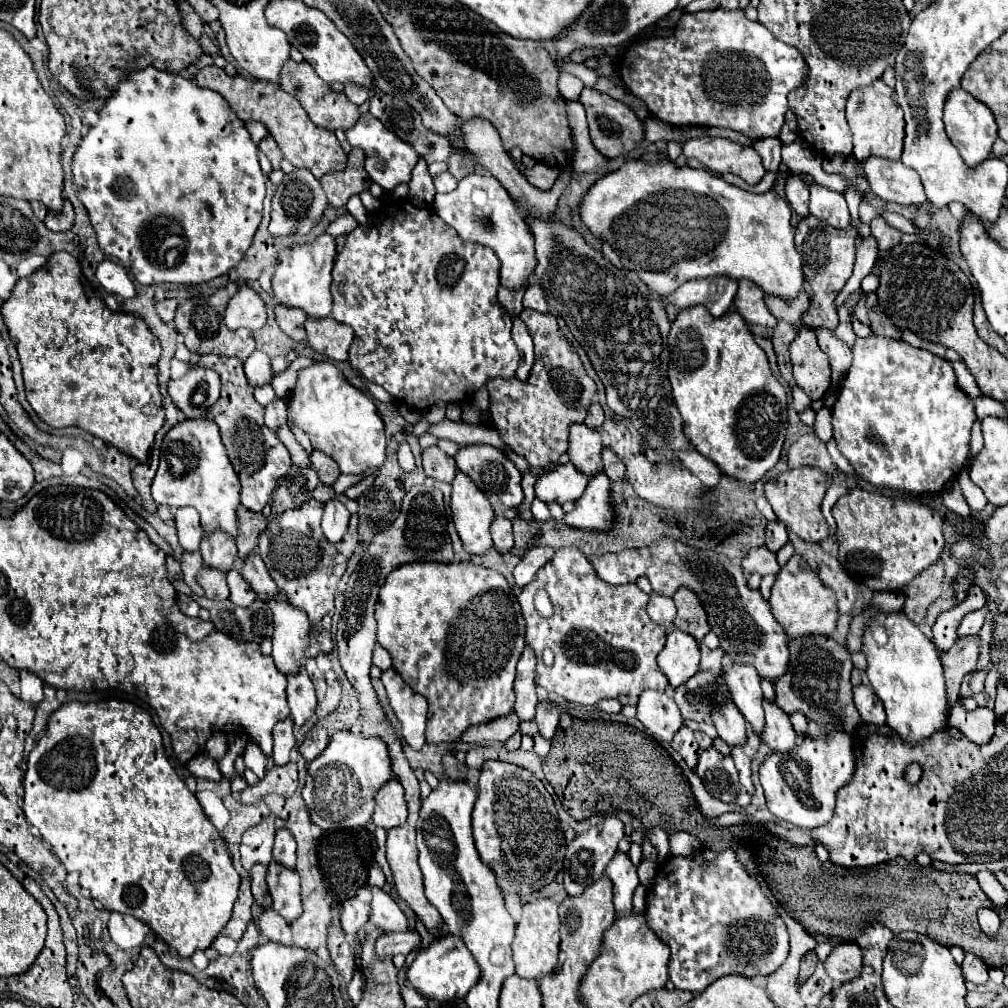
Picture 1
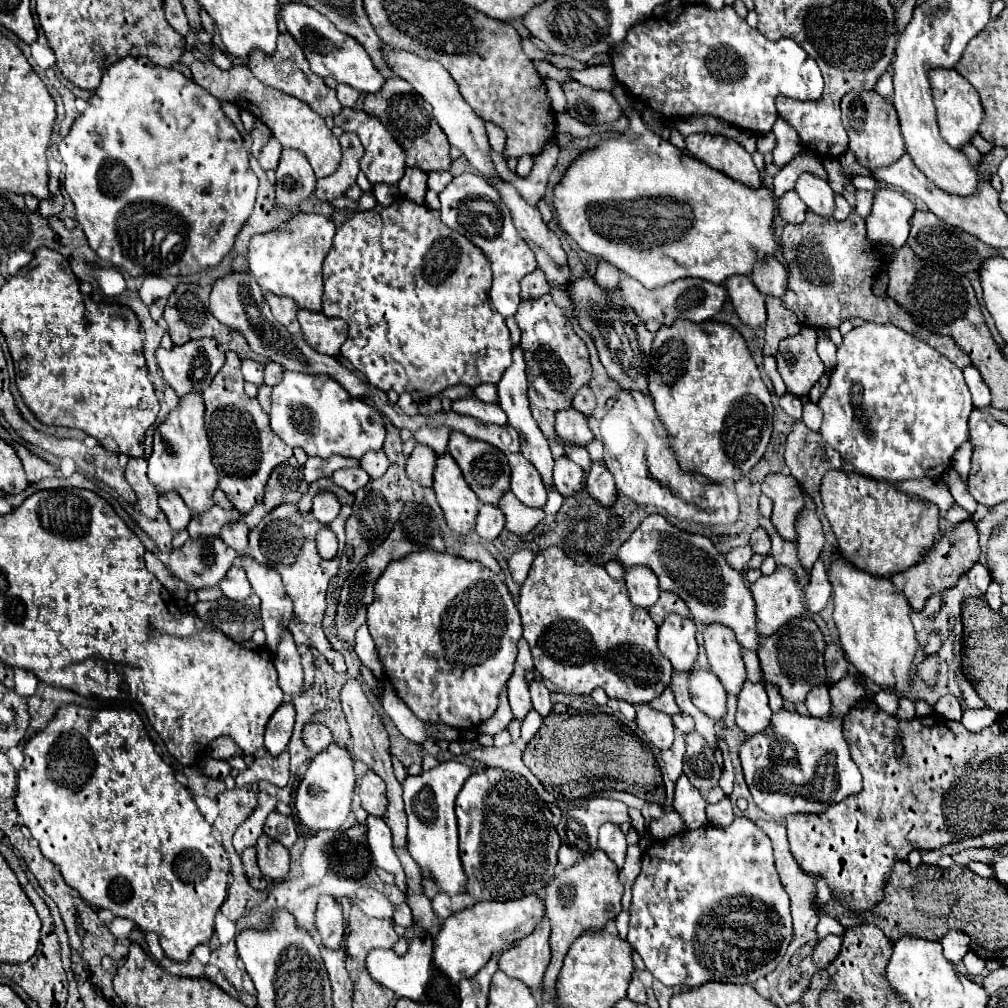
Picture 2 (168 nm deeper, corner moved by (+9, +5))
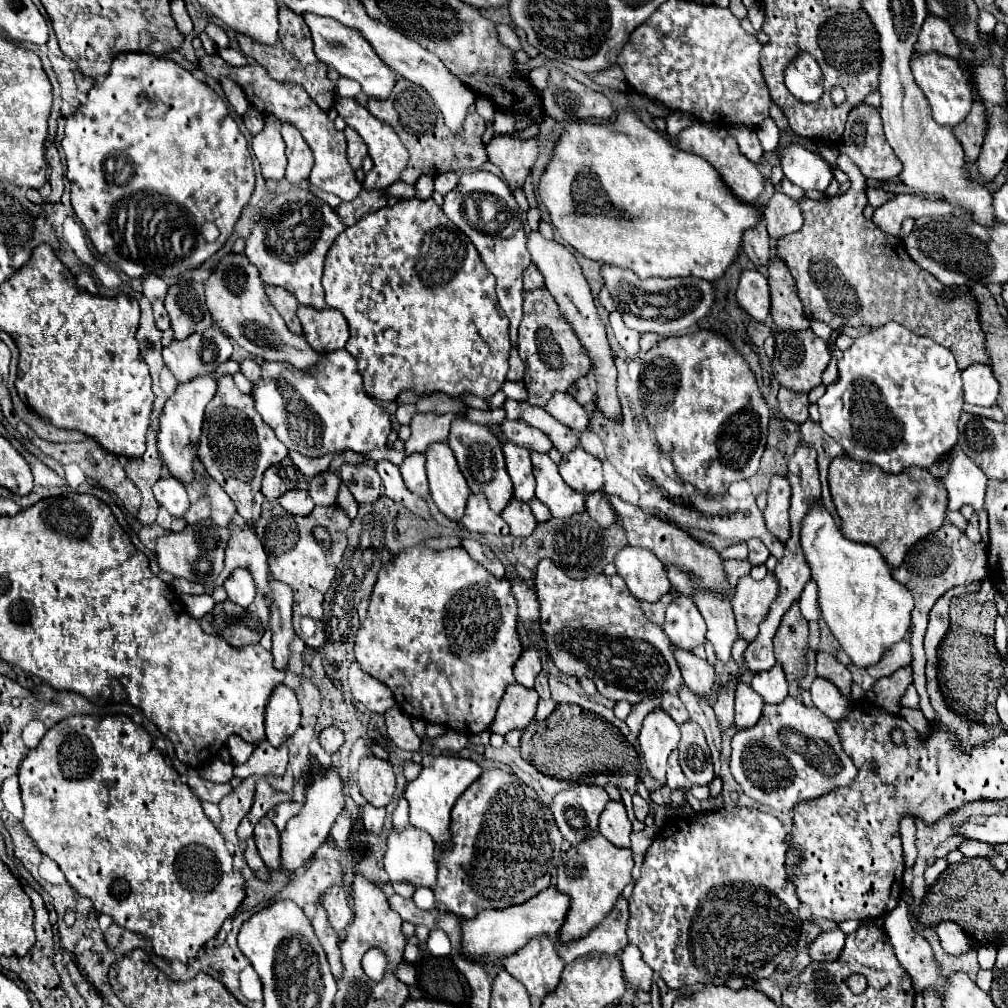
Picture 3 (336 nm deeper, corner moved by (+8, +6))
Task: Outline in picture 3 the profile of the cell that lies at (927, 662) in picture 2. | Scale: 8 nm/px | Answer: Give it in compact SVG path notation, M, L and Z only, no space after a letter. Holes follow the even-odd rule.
M911 667L897 669L893 675L877 679L873 683L873 693L875 693L875 705L885 709L887 713L899 713L899 699L903 697L905 689L911 685Z

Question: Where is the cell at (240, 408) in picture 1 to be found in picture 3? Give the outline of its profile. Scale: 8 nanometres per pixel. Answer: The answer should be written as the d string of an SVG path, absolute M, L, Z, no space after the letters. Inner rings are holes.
M231 375L221 377L219 387L215 397L211 399L211 403L205 409L205 421L203 421L203 431L201 431L201 439L199 439L199 447L197 447L197 457L203 463L205 471L223 485L225 493L231 497L231 501L237 507L237 513L245 519L245 521L257 521L261 515L261 503L265 501L263 493L261 493L261 479L263 473L273 465L279 463L283 457L287 455L287 447L275 437L275 433L269 429L269 425L265 425L261 421L261 415L253 409L253 397L249 397L247 393L241 393Z

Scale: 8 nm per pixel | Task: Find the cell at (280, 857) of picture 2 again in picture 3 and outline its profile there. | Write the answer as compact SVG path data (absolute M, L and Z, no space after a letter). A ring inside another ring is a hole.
M263 817L257 827L255 827L255 841L257 841L257 849L261 853L261 859L265 861L265 865L273 871L279 869L281 865L281 847L279 847L279 831L273 825L273 821L269 817Z

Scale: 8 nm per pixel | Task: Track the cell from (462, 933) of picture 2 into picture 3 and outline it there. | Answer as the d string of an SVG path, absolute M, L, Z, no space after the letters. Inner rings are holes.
M549 887L545 891L541 891L539 895L535 895L533 899L521 903L521 905L513 905L509 909L501 909L501 911L481 911L475 919L463 921L463 951L467 955L485 955L485 953L493 953L493 955L513 955L515 951L519 951L523 945L527 945L527 941L531 941L537 935L555 935L559 933L561 925L567 919L567 911L569 911L569 895L557 891L555 887Z

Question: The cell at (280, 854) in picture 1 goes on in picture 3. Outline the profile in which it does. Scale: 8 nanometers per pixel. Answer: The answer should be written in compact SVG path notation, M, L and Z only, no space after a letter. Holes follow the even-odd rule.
M287 801L287 803L279 803L277 807L273 807L273 809L267 813L267 817L277 825L279 831L283 831L285 825L287 825L287 821L289 821L291 817L295 817L295 815L299 813L299 809L301 809L299 803Z

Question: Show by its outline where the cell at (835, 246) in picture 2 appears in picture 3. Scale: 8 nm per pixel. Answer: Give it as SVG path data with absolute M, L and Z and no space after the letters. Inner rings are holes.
M843 153L839 155L837 163L841 169L849 169L849 181L851 181L849 191L845 191L843 195L825 197L821 201L803 197L799 203L805 219L803 227L797 233L785 235L777 241L777 255L783 261L787 261L789 271L797 281L799 299L803 301L807 319L823 321L831 329L841 329L845 325L851 327L867 325L869 329L877 329L889 321L897 321L909 331L931 337L933 341L947 347L955 355L955 361L961 371L973 363L991 365L991 359L985 351L985 333L981 331L981 323L979 323L977 299L973 297L973 293L969 293L969 287L947 289L907 255L901 237L891 237L881 229L877 229L873 221L867 221L863 217L863 209L867 205L865 177L857 173L853 161L849 161L849 157L845 159Z

